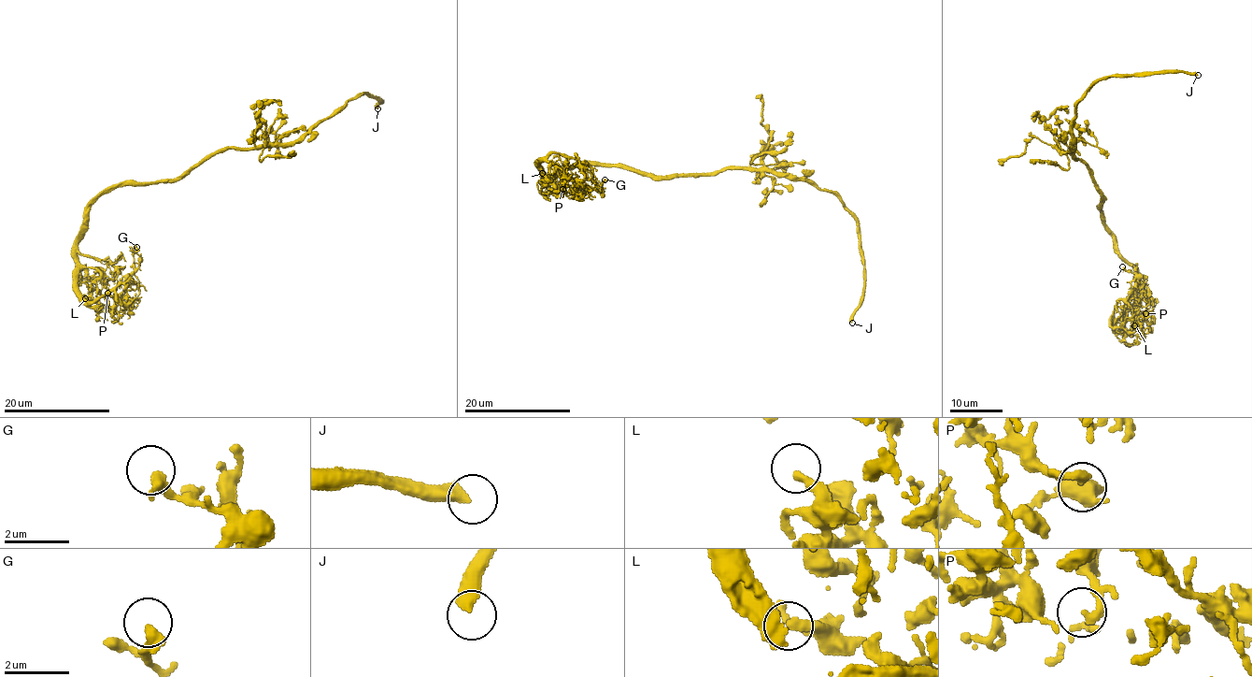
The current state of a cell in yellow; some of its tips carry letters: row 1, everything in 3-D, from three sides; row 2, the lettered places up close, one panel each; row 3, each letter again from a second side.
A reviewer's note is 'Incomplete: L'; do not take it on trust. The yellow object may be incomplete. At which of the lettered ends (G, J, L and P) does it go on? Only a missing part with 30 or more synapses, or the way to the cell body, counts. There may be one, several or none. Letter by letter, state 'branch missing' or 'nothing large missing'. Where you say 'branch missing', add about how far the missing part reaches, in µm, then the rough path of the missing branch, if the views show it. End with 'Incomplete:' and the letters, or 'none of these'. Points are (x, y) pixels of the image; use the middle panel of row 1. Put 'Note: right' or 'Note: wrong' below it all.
G: nothing large missing
J: branch missing | 100 µm
L: nothing large missing
P: nothing large missing
Incomplete: J
Note: wrong

